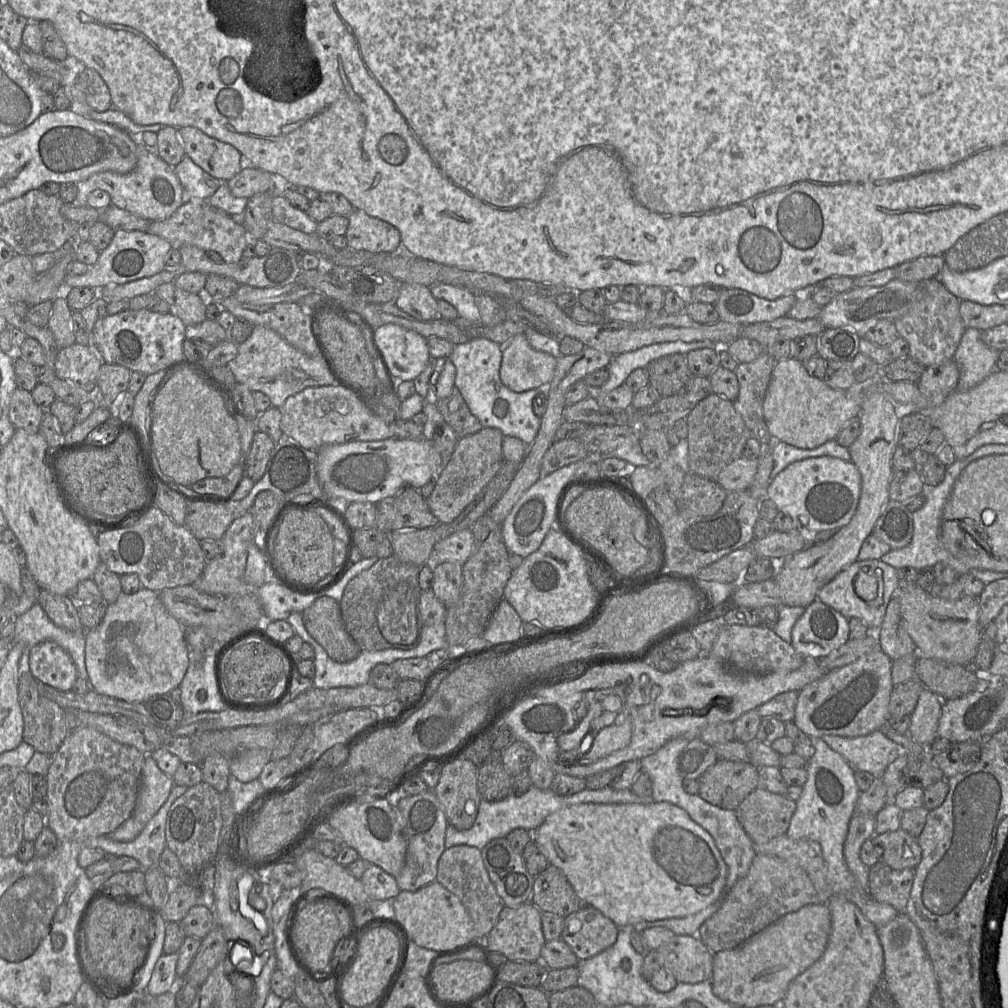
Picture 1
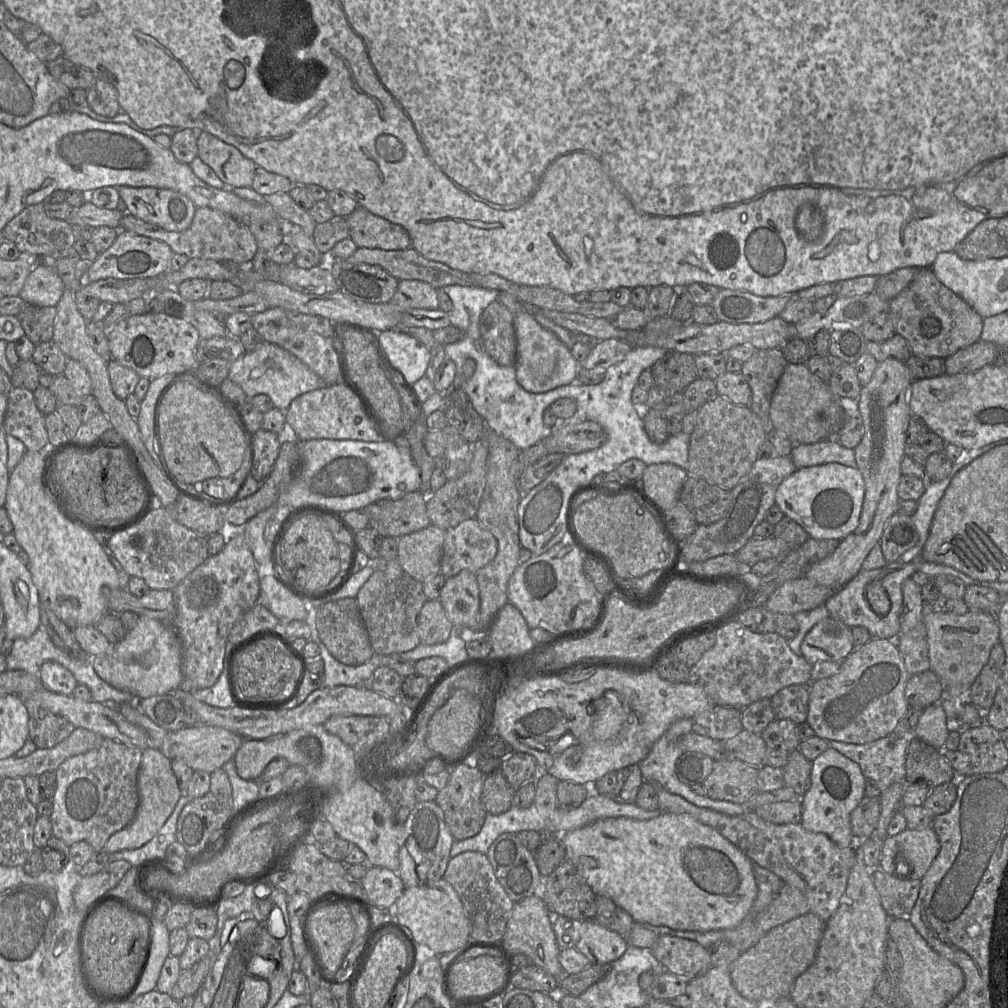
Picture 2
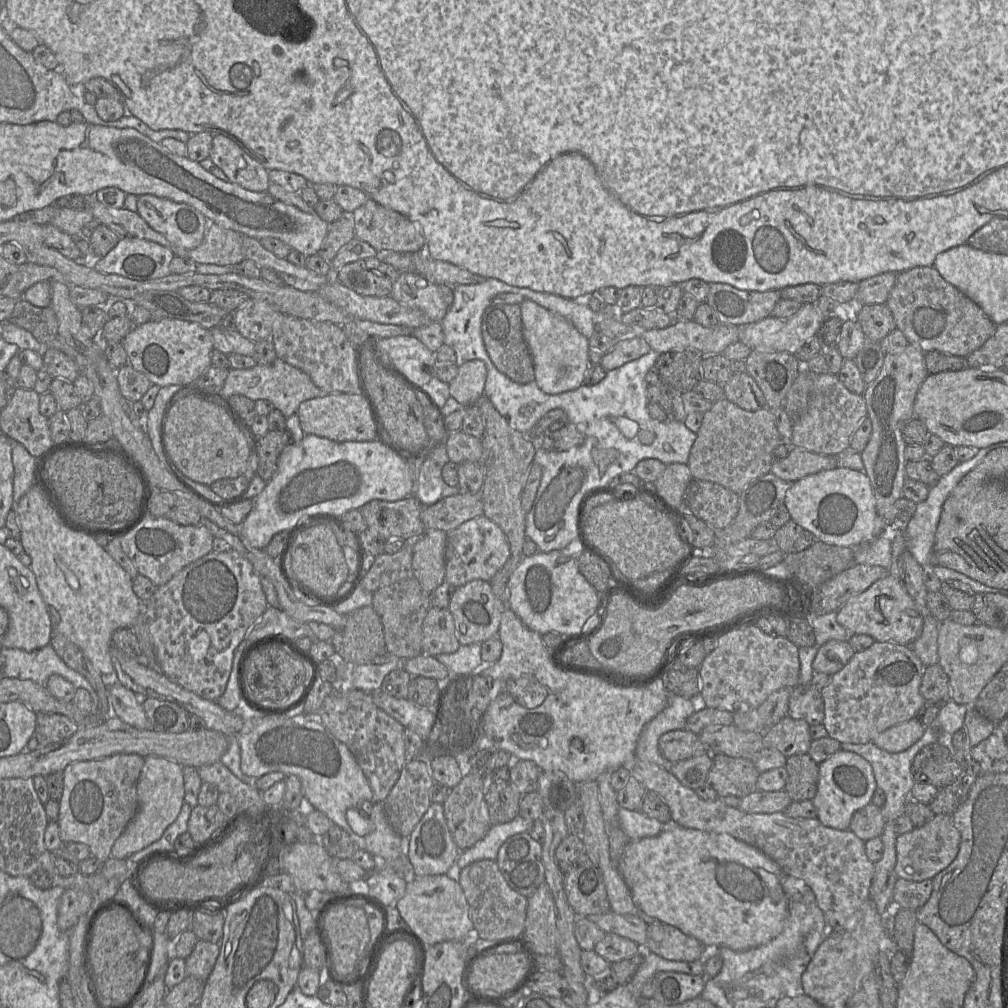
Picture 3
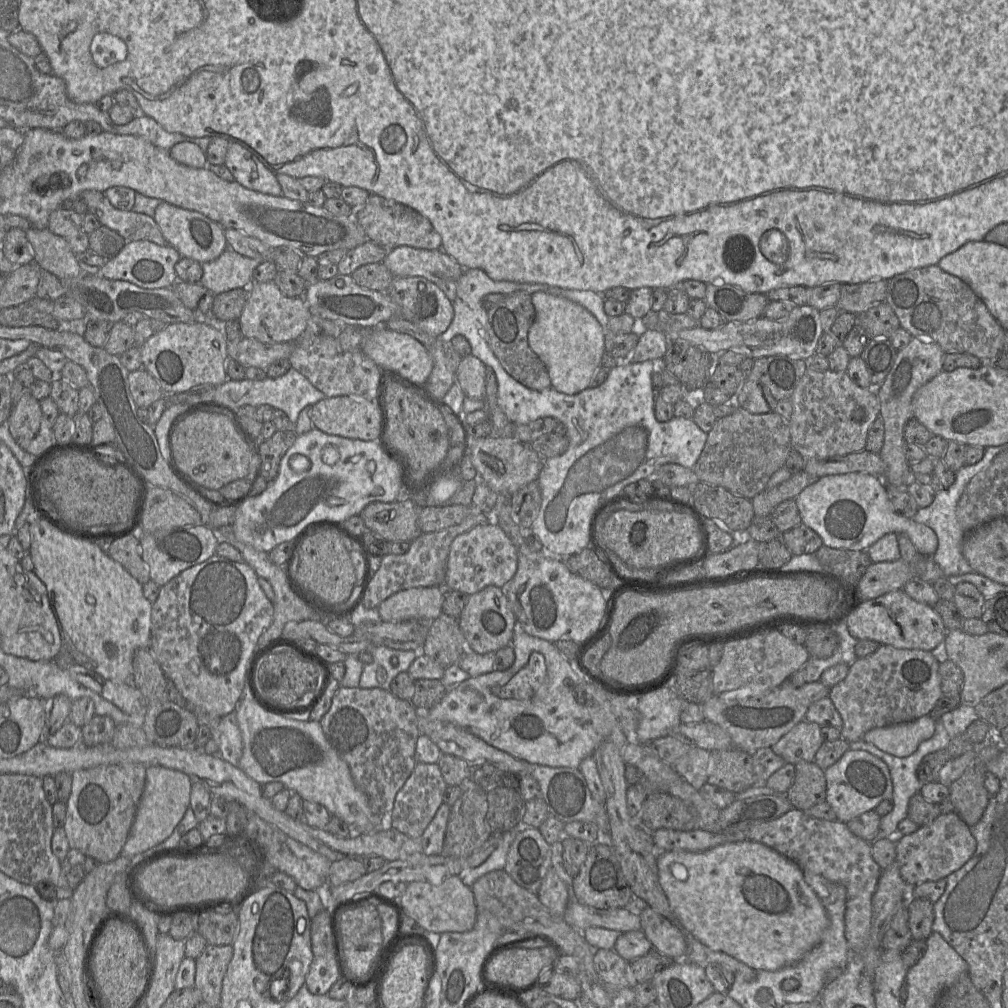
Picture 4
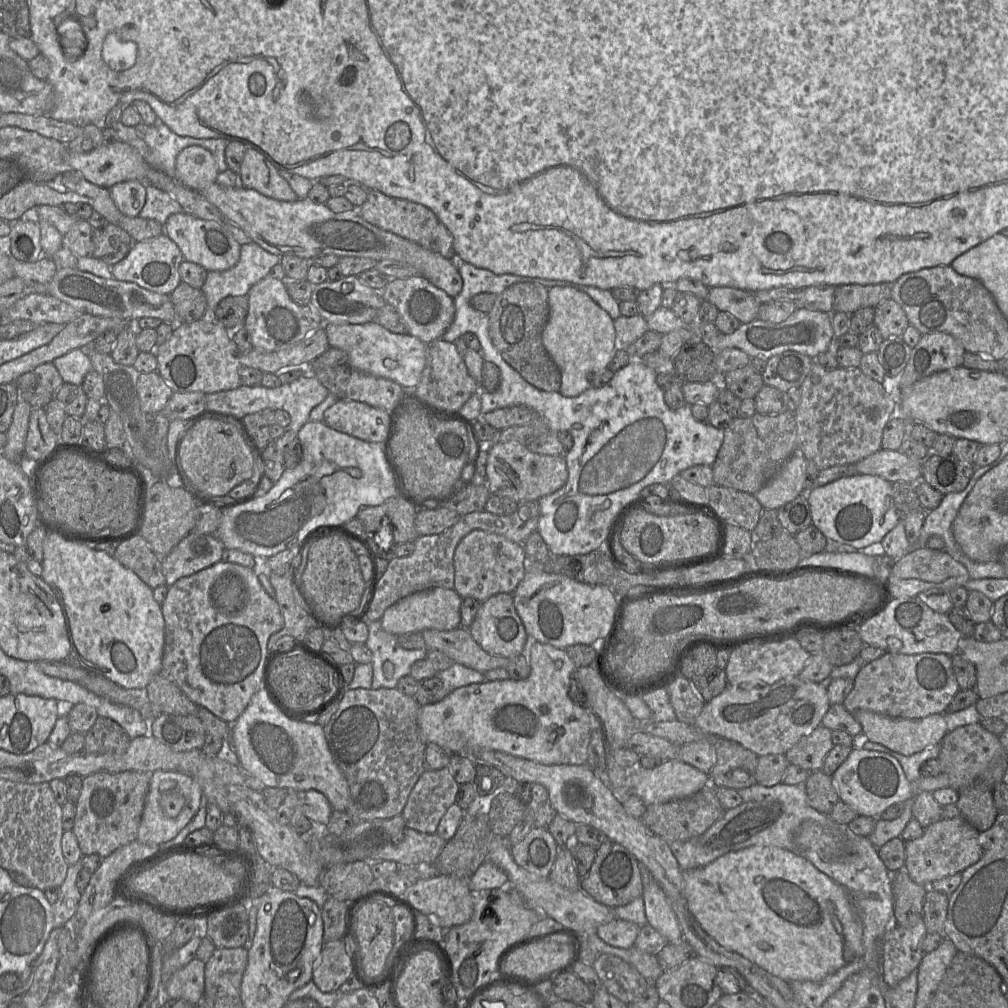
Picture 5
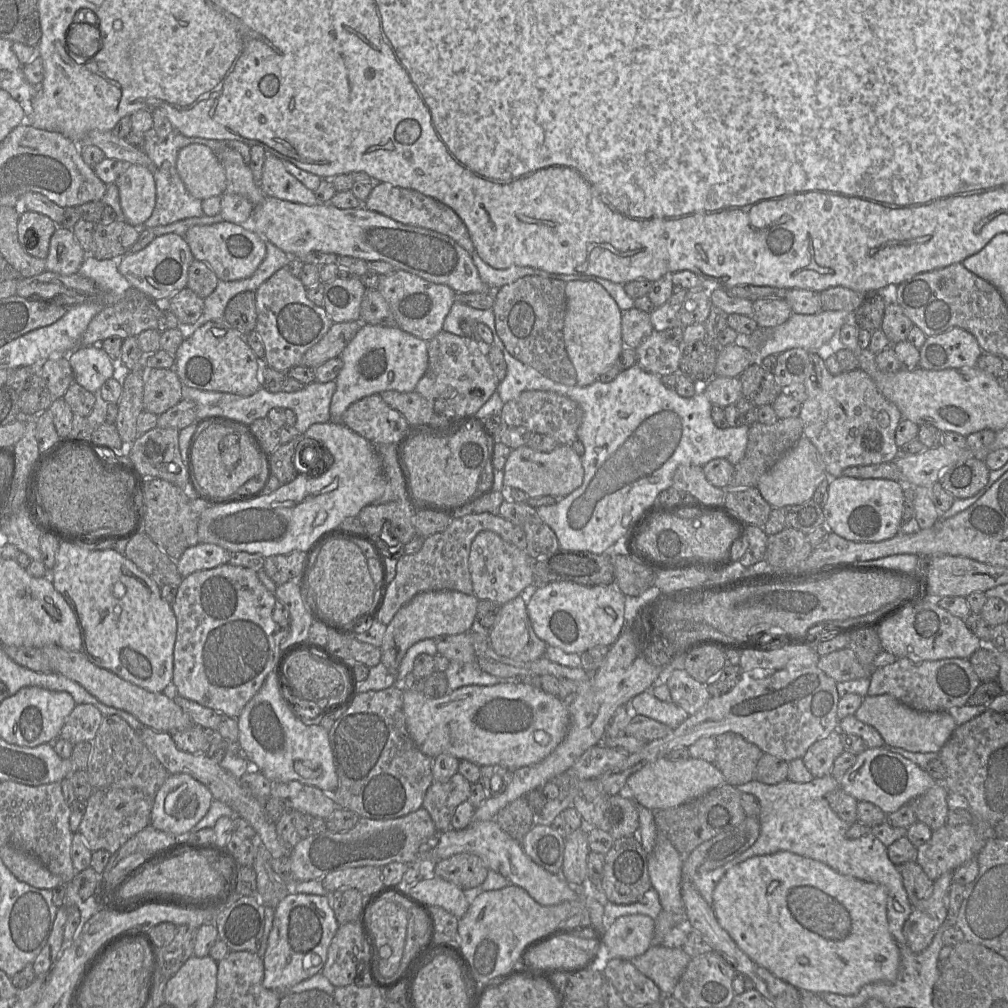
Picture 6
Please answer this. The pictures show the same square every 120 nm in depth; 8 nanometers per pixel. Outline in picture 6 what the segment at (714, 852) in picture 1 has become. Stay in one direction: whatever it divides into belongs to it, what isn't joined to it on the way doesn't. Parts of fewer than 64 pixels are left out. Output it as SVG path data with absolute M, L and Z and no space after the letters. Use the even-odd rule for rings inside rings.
M781 851L771 855L751 857L729 869L716 885L711 908L719 925L729 934L736 945L756 964L767 969L777 978L794 986L800 992L815 995L834 993L844 996L855 995L859 990L876 982L892 982L898 975L900 950L889 931L887 920L887 892L879 884L865 882L851 876L840 874L819 861L791 852Z

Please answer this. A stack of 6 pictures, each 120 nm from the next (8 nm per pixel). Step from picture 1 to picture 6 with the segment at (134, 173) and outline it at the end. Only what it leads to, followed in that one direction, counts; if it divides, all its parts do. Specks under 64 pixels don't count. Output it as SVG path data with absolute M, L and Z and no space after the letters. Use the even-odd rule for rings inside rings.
M219 222L211 225L196 225L185 234L193 258L206 263L223 281L249 278L258 269L266 255L266 241L249 225Z

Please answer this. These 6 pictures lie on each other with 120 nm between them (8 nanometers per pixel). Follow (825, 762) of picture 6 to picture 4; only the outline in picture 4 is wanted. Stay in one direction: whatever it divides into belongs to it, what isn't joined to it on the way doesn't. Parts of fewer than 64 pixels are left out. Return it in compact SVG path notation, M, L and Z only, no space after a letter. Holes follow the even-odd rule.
M806 720L799 722L771 747L786 763L813 762L816 752L824 743L821 726Z

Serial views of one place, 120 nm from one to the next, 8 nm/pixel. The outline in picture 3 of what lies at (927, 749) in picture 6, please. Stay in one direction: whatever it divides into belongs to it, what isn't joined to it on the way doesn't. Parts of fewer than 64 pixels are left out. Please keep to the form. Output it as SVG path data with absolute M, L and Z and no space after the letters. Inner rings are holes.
M911 719L880 733L872 743L889 753L900 753L915 744L924 734L925 728Z

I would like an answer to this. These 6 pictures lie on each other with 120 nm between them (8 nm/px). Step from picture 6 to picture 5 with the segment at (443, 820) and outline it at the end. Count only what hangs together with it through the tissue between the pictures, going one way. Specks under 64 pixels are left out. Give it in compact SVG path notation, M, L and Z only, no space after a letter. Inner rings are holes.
M448 767L425 770L401 813L406 827L421 833L436 833L442 817L455 803L459 786Z

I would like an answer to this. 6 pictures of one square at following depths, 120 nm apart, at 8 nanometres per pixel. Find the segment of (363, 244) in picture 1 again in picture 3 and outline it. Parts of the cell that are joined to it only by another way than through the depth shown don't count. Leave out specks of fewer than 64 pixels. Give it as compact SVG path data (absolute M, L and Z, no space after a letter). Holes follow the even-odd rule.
M373 200L355 209L352 213L355 237L367 242L375 250L388 250L399 253L425 251L425 238L419 226L401 213L387 208Z

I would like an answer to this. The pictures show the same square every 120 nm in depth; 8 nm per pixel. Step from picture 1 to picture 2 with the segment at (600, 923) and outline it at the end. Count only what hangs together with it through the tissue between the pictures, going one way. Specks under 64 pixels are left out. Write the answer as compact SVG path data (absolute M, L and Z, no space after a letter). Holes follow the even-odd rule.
M595 919L580 920L580 938L575 948L592 963L611 964L619 959L628 947L627 939Z

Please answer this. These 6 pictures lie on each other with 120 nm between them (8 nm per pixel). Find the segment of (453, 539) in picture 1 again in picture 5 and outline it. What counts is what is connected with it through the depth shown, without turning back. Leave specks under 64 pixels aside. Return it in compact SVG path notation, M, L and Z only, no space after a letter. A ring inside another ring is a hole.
M475 529L464 536L454 552L454 590L462 597L484 602L498 593L513 593L525 576L523 544L502 535Z

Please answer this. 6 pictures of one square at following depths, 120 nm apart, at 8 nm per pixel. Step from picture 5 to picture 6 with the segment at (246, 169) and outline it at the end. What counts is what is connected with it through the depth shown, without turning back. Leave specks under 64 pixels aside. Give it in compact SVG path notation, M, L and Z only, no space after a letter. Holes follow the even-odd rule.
M265 152L265 161L258 185L265 196L306 205L319 204L314 191L306 188L288 173L282 160L269 152Z

